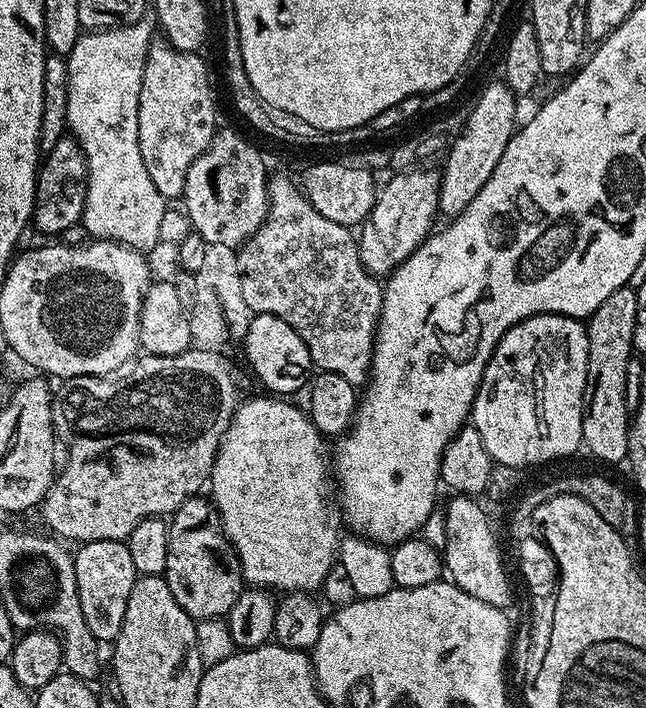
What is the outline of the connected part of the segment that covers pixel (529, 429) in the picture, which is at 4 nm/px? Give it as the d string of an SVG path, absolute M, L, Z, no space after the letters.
M531 316L518 322L498 342L492 351L490 362L482 374L482 382L478 386L478 394L472 403L470 424L477 428L481 435L481 444L488 451L496 464L530 469L531 464L544 464L547 460L560 460L563 456L572 456L582 448L582 414L584 413L584 391L586 390L586 374L588 373L588 330L585 321L575 320L573 316Z

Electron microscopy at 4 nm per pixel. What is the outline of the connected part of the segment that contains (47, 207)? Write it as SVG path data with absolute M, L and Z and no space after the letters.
M65 134L42 160L36 174L36 201L31 223L40 232L64 232L81 223L86 202L88 180L87 159L76 139Z

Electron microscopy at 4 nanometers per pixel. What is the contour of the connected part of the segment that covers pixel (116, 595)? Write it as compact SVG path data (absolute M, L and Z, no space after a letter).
M90 540L79 545L74 552L74 570L78 582L78 602L82 602L82 618L90 626L90 634L101 642L115 642L122 630L122 618L126 618L126 602L130 602L130 590L138 573L134 570L134 561L130 558L127 543L122 540Z

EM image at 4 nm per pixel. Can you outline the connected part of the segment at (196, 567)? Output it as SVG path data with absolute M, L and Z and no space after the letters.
M197 494L182 506L178 506L176 512L171 513L168 525L168 549L166 550L166 570L163 577L170 586L170 594L190 614L192 619L199 622L201 620L214 620L227 617L229 610L238 602L240 593L246 587L243 574L240 573L240 558L237 556L232 544L228 540L228 535L224 533L224 525L220 522L220 515L212 507L211 499Z

